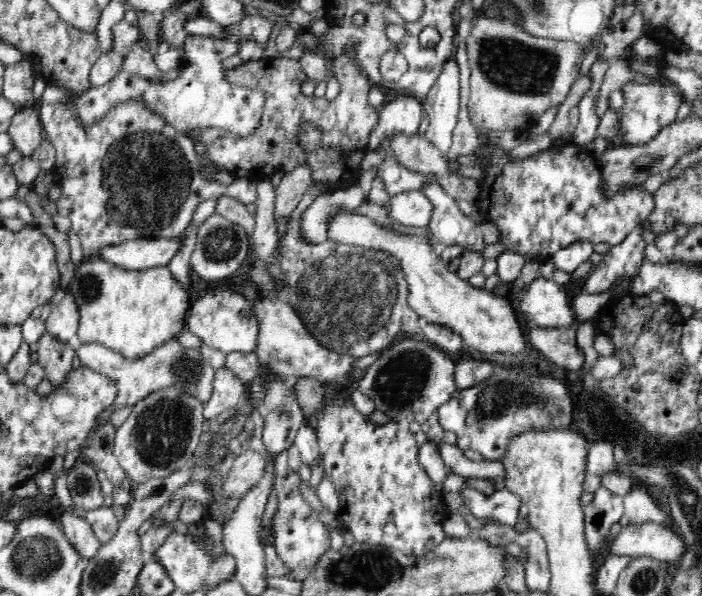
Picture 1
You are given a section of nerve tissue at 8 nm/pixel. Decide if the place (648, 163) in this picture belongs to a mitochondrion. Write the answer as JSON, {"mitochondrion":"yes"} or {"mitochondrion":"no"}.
{"mitochondrion":"yes"}

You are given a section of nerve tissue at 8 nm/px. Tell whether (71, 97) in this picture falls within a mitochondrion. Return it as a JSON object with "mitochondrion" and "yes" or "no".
{"mitochondrion":"no"}

